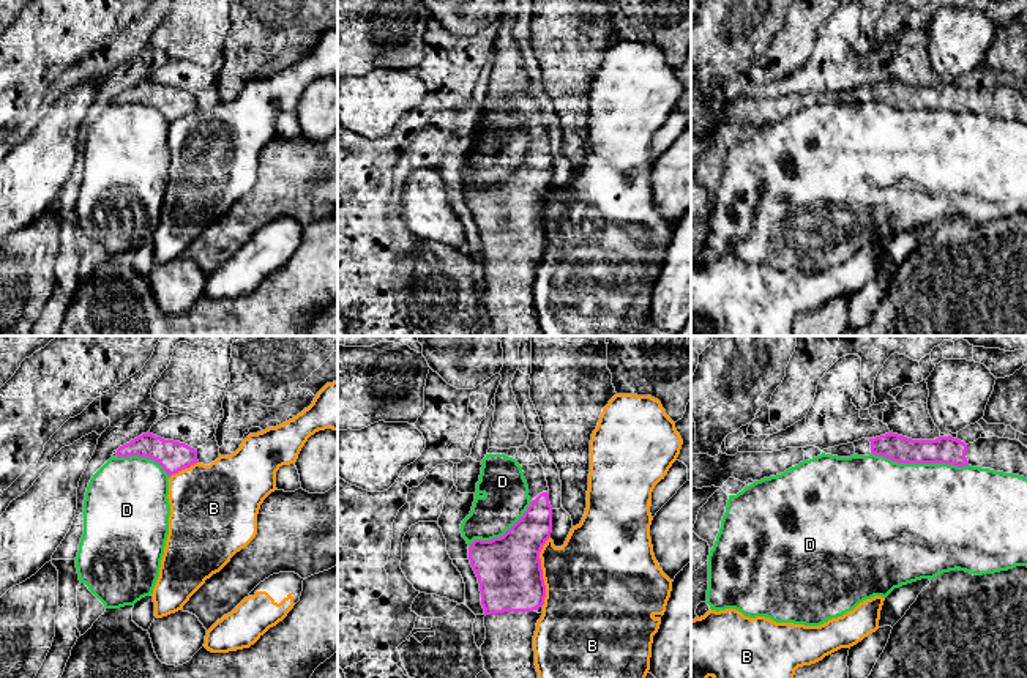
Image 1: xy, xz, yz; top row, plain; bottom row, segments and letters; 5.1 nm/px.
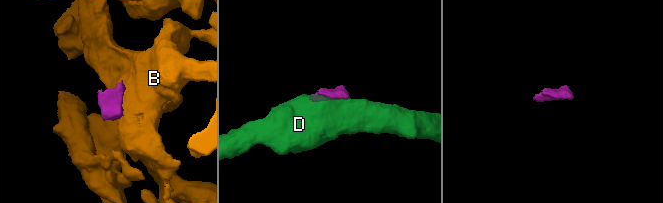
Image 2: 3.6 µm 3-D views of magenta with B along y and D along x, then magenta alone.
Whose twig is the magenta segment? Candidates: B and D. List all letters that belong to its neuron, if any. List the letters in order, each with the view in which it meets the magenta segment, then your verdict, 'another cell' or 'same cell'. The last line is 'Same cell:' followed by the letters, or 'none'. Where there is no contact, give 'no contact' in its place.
B: xz | another cell
D: yz | another cell
Same cell: none

